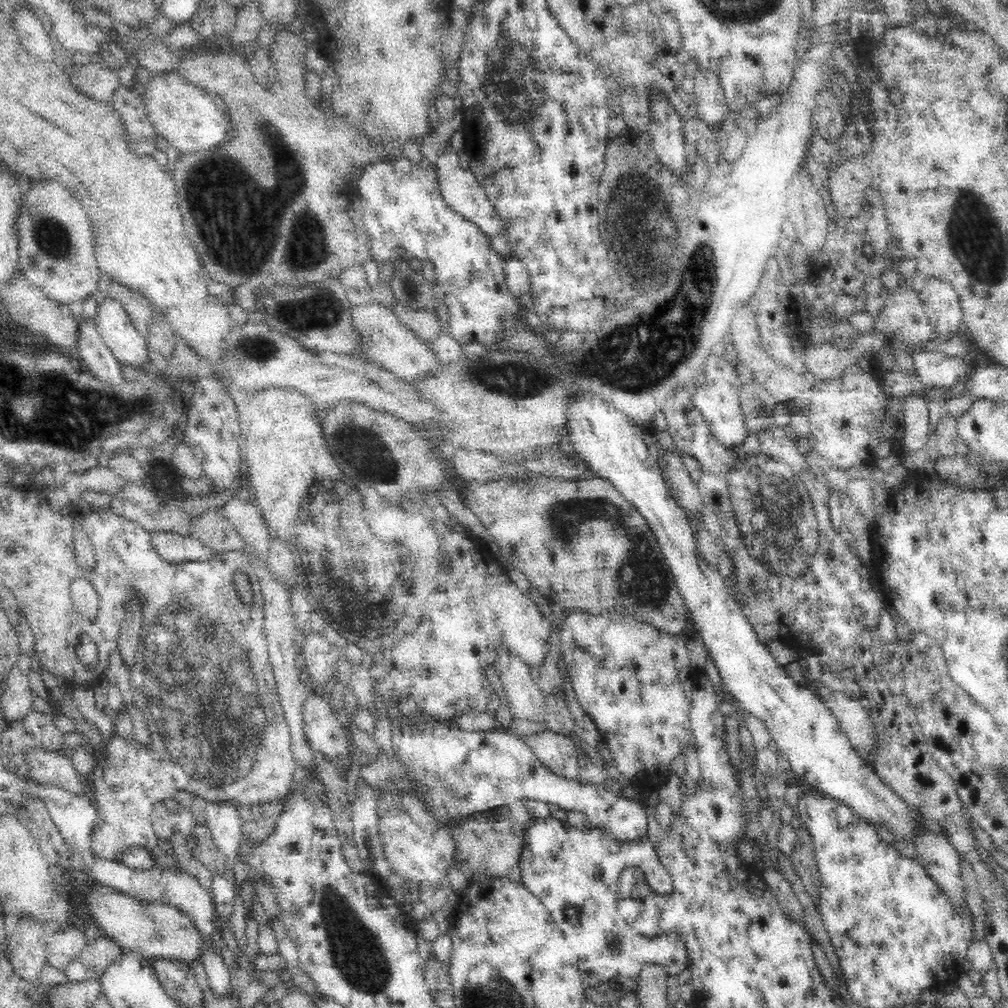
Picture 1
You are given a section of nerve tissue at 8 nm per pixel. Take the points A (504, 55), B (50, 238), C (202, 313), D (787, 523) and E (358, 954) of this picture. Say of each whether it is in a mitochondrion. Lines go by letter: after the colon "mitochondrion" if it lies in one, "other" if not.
A: mitochondrion
B: mitochondrion
C: other
D: mitochondrion
E: mitochondrion

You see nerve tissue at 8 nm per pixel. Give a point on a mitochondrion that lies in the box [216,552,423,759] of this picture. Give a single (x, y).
(361, 588)

